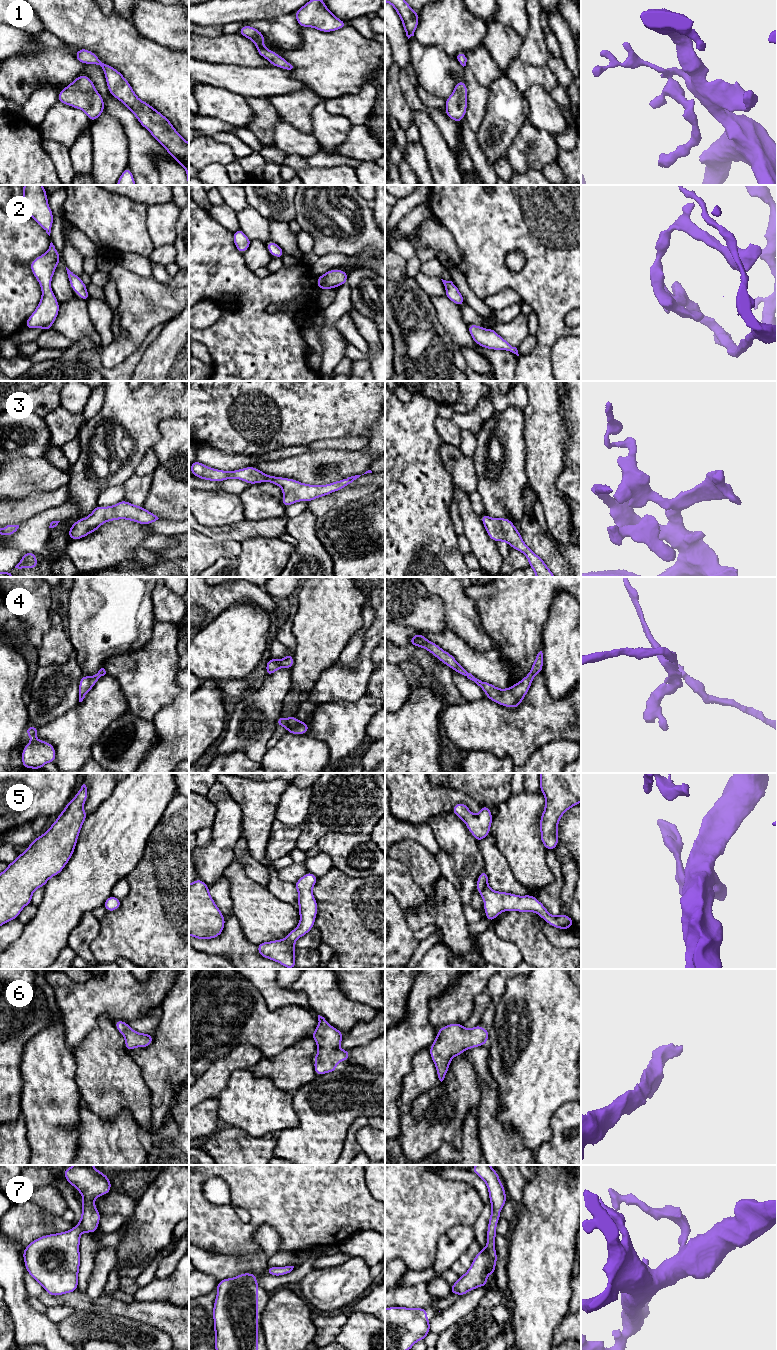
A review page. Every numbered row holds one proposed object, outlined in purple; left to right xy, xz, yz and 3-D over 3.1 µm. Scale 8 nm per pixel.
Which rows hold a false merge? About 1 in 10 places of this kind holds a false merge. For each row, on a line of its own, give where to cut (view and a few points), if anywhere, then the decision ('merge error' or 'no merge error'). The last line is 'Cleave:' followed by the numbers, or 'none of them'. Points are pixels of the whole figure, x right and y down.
1: no cut; no merge error
2: no cut; no merge error
3: no cut; no merge error
4: no cut; no merge error
5: no cut; no merge error
6: no cut; no merge error
7: no cut; no merge error
Cleave: none of them

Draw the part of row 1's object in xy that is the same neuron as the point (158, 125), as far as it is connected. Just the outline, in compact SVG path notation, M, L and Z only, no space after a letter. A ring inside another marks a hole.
M82 48L75 53L75 57L86 65L95 64L103 68L109 93L129 108L139 123L185 168L189 185L189 143L171 122L150 104L140 100L124 76L101 61L95 53Z

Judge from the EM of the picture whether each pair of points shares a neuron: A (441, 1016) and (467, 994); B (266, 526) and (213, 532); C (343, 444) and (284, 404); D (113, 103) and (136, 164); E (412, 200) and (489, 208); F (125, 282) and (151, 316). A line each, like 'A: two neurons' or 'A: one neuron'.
A: one neuron
B: one neuron
C: two neurons
D: one neuron
E: two neurons
F: one neuron

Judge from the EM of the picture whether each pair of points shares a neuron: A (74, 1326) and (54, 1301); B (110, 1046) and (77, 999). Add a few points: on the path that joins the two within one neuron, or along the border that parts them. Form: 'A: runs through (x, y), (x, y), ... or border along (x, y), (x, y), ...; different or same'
A: border along (75, 1309), (99, 1310); different
B: border along (113, 1020), (101, 1016), (98, 1026), (79, 1043); different

